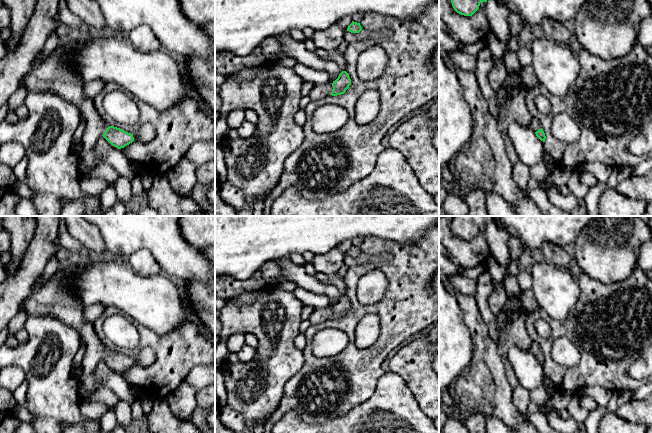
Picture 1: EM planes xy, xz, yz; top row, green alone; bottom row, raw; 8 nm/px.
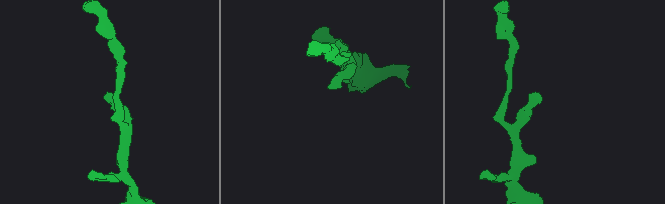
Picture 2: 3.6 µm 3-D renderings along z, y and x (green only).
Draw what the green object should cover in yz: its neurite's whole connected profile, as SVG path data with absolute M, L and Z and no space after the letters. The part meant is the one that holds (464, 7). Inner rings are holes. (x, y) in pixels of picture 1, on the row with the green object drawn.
M451 0L454 10L464 16L472 16L479 9L481 2L487 0Z

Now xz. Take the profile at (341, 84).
M342 71L332 84L314 85L309 93L312 101L322 99L326 96L337 96L344 94L351 85L351 79L346 71Z

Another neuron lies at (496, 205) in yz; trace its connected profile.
M494 192L485 193L485 204L489 216L518 216L509 203Z

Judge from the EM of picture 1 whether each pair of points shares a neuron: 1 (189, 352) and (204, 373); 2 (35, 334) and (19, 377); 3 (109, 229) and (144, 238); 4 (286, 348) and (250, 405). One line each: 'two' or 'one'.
1: two
2: two
3: one
4: one

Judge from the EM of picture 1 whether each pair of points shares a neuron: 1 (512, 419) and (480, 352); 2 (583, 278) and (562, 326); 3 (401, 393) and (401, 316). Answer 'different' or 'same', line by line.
1: same
2: same
3: different

